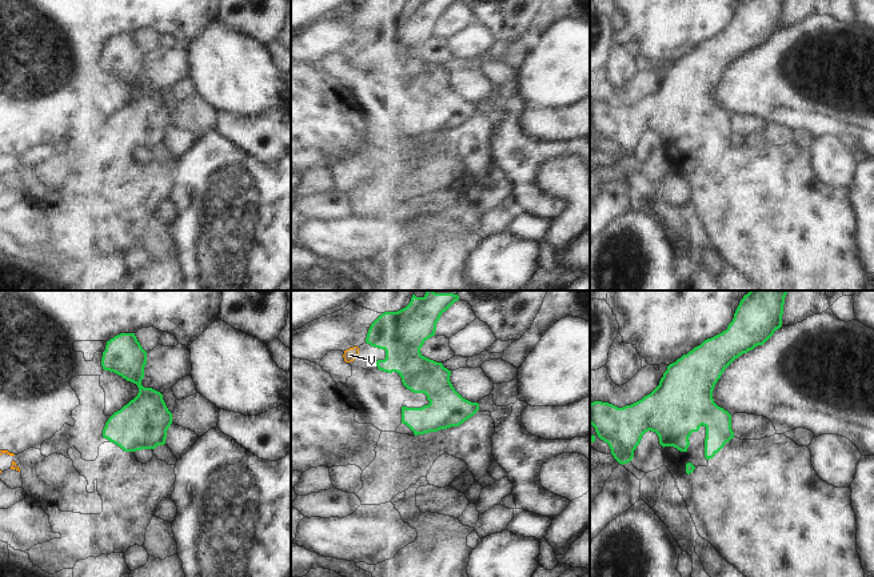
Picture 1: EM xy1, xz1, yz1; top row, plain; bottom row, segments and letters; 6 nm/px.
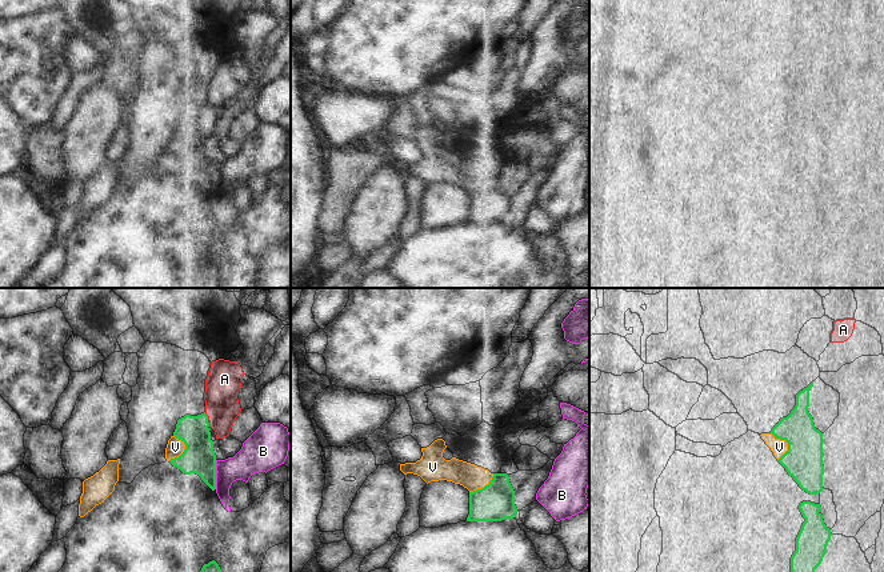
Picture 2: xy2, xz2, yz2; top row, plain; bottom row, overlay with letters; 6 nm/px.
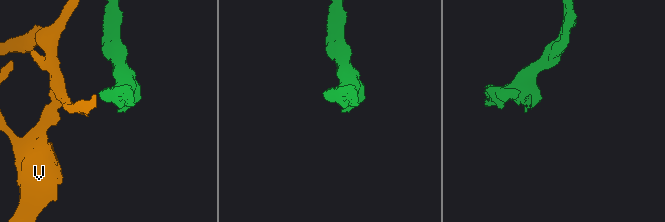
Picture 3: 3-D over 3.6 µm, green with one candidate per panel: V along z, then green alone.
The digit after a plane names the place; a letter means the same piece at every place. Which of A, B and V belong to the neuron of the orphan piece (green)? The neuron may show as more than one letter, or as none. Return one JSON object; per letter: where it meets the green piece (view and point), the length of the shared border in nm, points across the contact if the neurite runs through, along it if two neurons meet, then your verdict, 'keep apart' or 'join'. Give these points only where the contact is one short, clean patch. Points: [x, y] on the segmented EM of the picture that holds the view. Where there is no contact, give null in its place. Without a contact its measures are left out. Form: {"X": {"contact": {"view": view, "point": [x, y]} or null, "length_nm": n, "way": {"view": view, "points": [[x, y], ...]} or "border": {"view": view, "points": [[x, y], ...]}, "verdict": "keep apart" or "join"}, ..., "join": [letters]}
{"A": {"contact": {"view": "xy2", "point": [207, 416]}, "length_nm": 50, "border": {"view": "xy2", "points": [[204, 412], [208, 419]]}, "verdict": "keep apart"}, "B": {"contact": {"view": "xy2", "point": [215, 475]}, "length_nm": 180, "border": {"view": "xy2", "points": [[215, 460], [216, 488]]}, "verdict": "keep apart"}, "V": {"contact": {"view": "yz2", "point": [788, 444]}, "length_nm": 180, "border": {"view": "yz2", "points": [[771, 432], [787, 443], [787, 451], [778, 460]]}, "verdict": "keep apart"}, "join": []}

